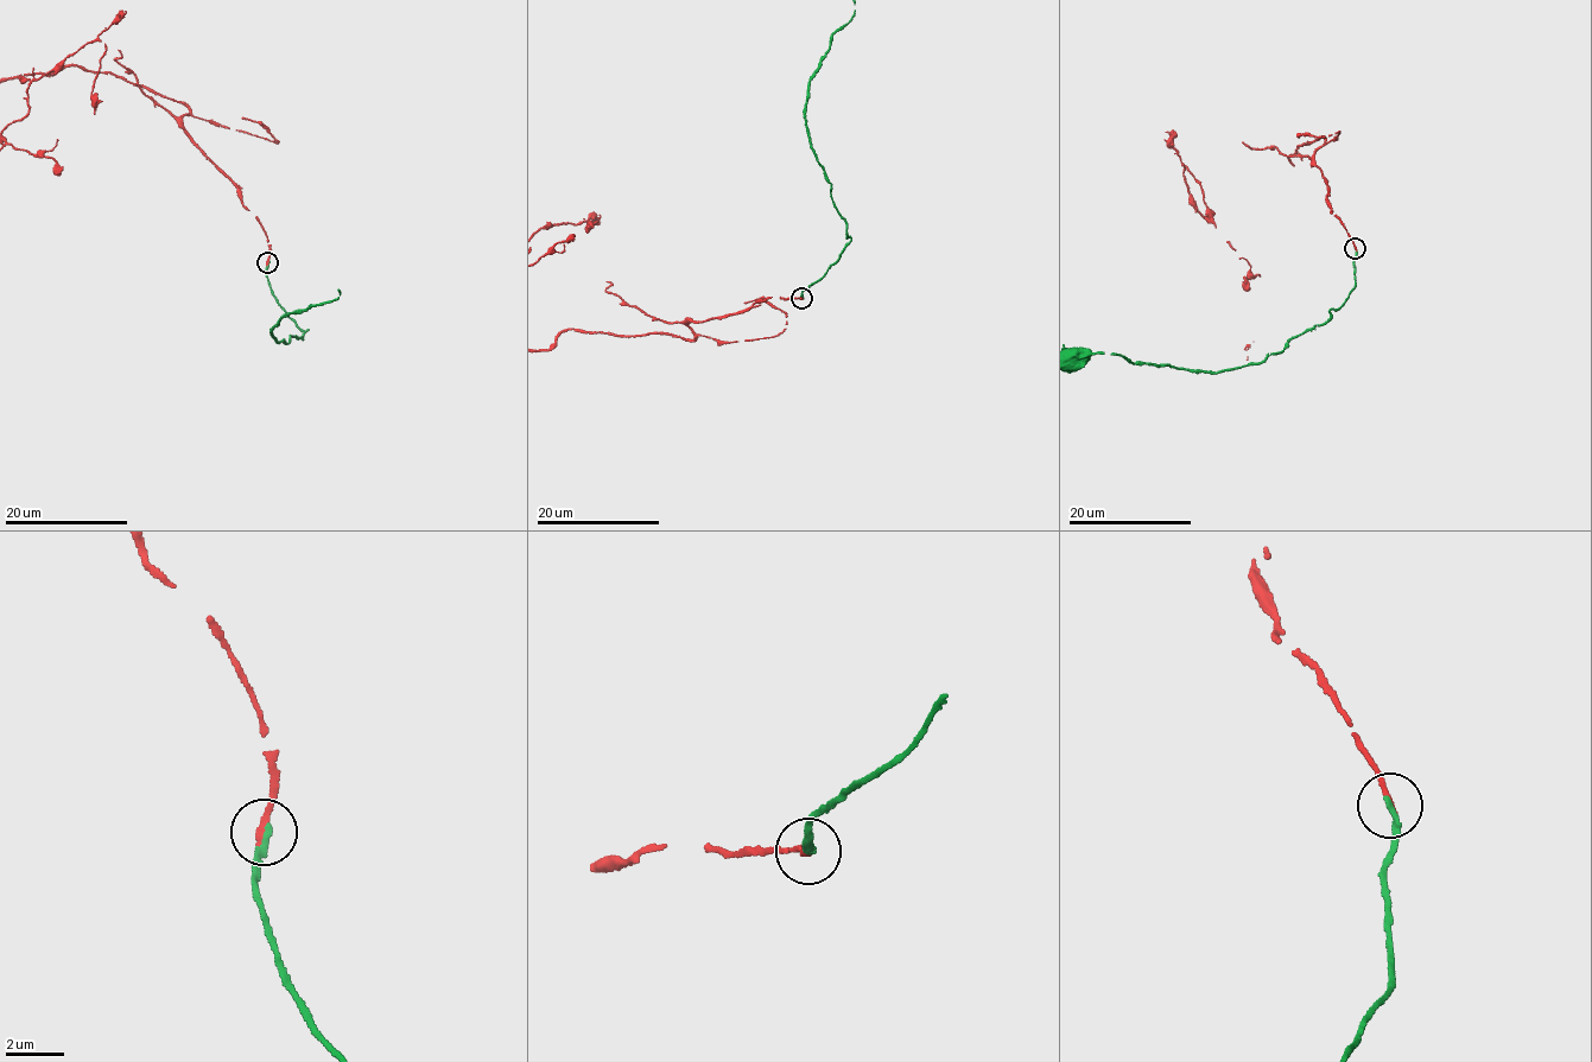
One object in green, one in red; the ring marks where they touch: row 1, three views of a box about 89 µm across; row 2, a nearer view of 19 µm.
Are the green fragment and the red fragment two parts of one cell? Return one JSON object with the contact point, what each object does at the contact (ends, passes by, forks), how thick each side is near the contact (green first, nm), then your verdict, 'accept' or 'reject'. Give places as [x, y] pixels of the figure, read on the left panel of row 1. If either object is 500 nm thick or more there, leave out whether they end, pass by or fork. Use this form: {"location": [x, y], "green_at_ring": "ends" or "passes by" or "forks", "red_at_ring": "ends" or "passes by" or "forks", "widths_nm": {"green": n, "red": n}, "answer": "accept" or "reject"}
{"location": [267, 262], "green_at_ring": "ends", "red_at_ring": "ends", "widths_nm": {"green": 240, "red": 240}, "answer": "reject"}

